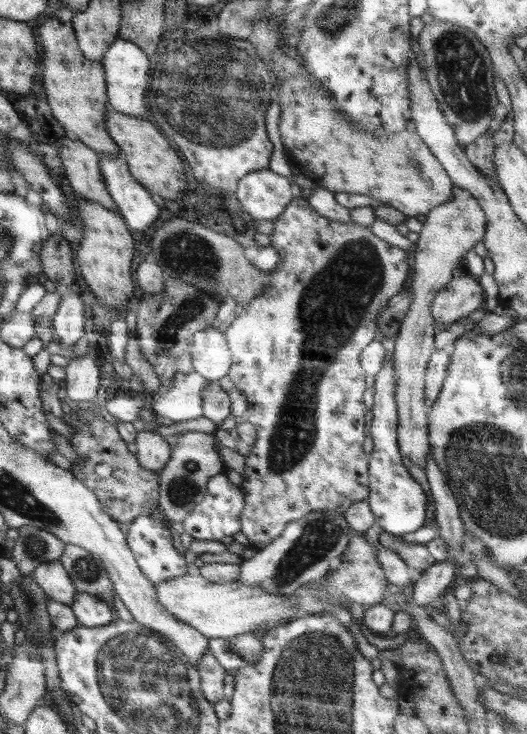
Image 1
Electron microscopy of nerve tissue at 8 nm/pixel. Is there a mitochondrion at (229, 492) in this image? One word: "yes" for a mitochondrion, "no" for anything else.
no

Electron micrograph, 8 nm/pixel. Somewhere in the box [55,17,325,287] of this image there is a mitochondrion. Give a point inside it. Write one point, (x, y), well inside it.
(216, 101)

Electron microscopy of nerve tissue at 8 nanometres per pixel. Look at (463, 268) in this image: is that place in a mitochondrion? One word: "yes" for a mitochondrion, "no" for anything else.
no

